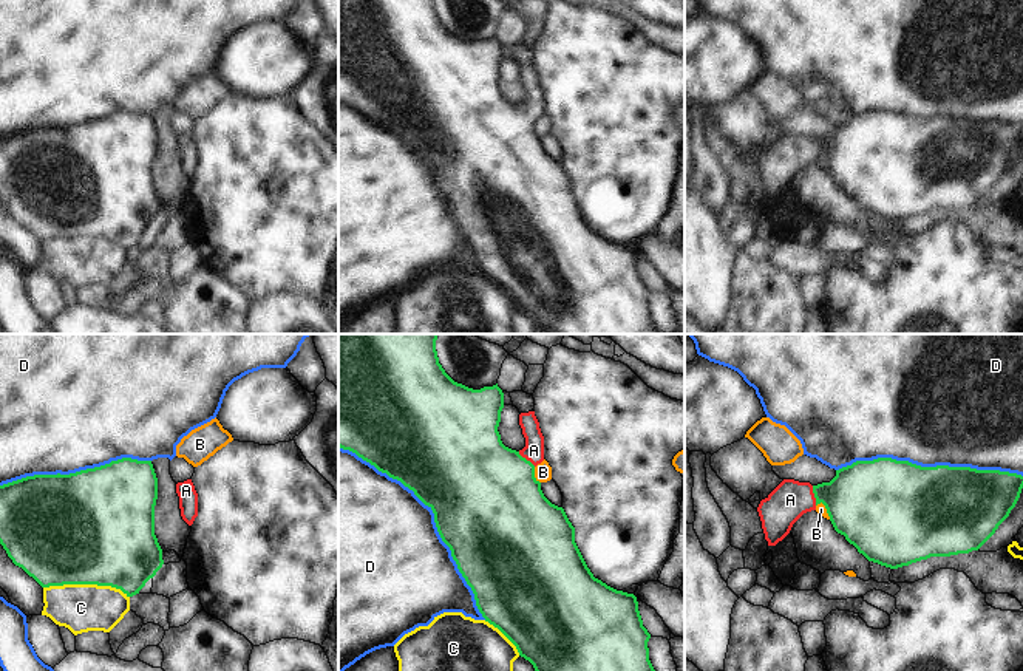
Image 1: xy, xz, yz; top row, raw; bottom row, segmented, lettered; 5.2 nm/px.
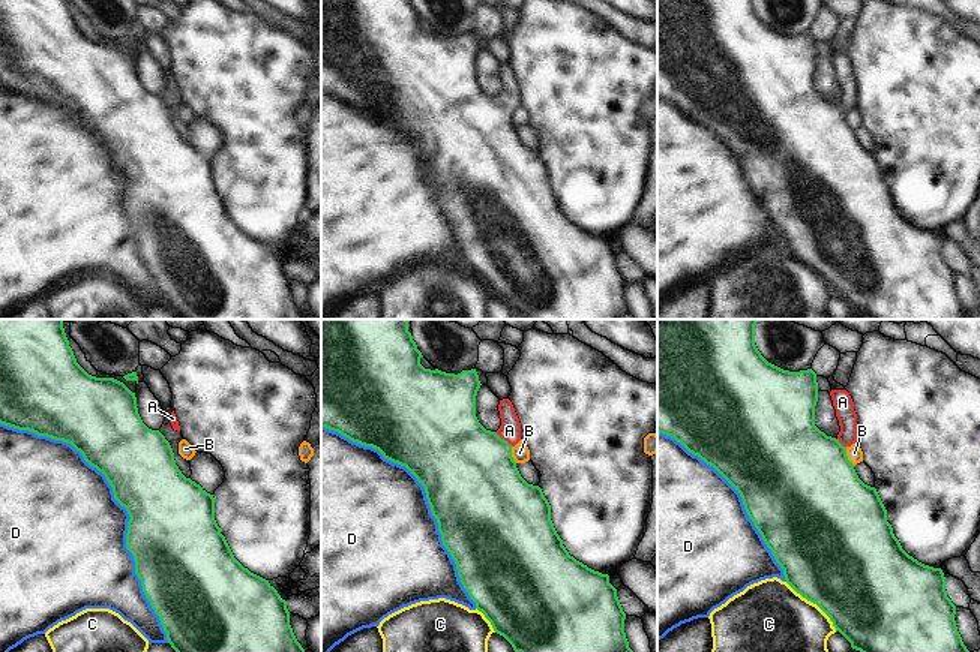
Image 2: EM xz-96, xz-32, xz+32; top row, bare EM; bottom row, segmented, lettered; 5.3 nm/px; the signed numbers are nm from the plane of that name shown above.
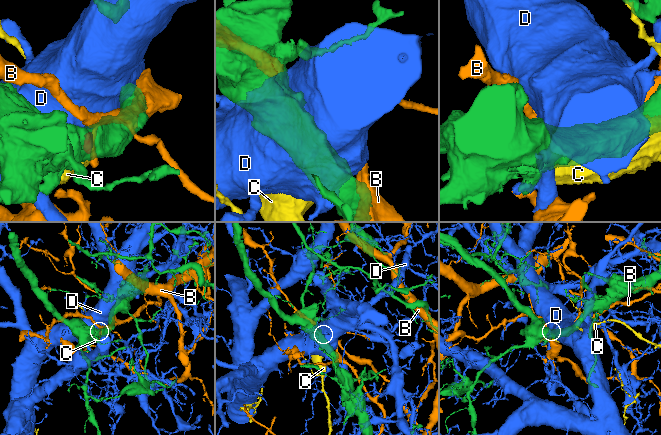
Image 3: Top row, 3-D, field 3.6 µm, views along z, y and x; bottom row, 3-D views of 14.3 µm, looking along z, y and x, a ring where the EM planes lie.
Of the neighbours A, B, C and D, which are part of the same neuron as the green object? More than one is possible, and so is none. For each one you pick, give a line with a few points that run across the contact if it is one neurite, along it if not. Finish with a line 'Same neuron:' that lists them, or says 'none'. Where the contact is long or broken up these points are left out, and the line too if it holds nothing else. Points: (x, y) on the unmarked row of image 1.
A: Line: yz (863, 153), (815, 149), (790, 153)
Same neuron: A.

